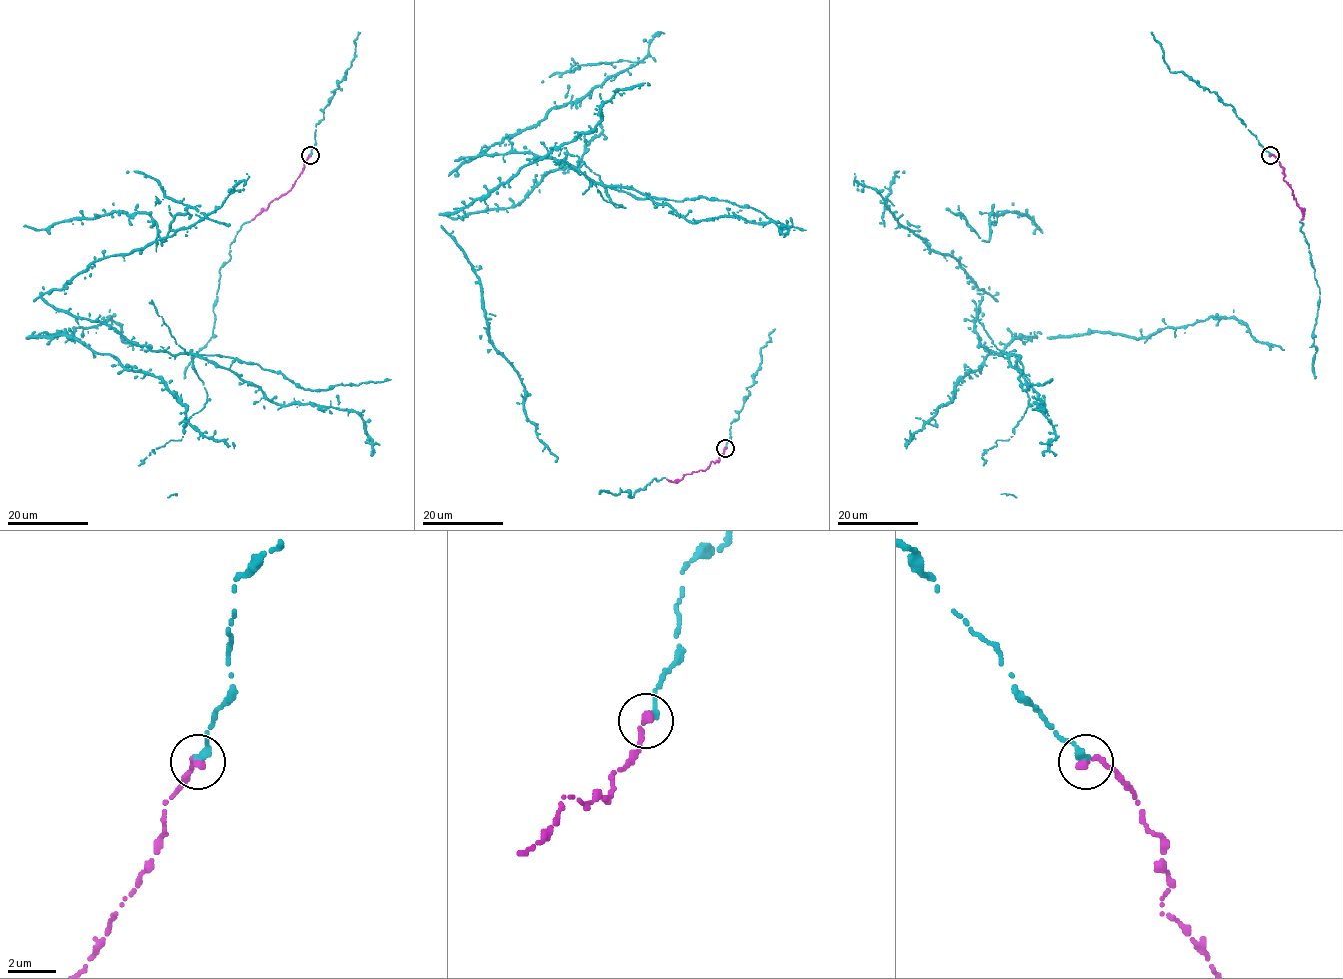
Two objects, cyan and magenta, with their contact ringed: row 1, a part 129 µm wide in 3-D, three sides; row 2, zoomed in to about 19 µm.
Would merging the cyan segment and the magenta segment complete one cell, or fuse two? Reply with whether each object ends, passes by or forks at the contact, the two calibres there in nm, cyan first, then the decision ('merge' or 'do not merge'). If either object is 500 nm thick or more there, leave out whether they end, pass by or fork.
cyan ends | magenta ends | 320/320 nm | merge

